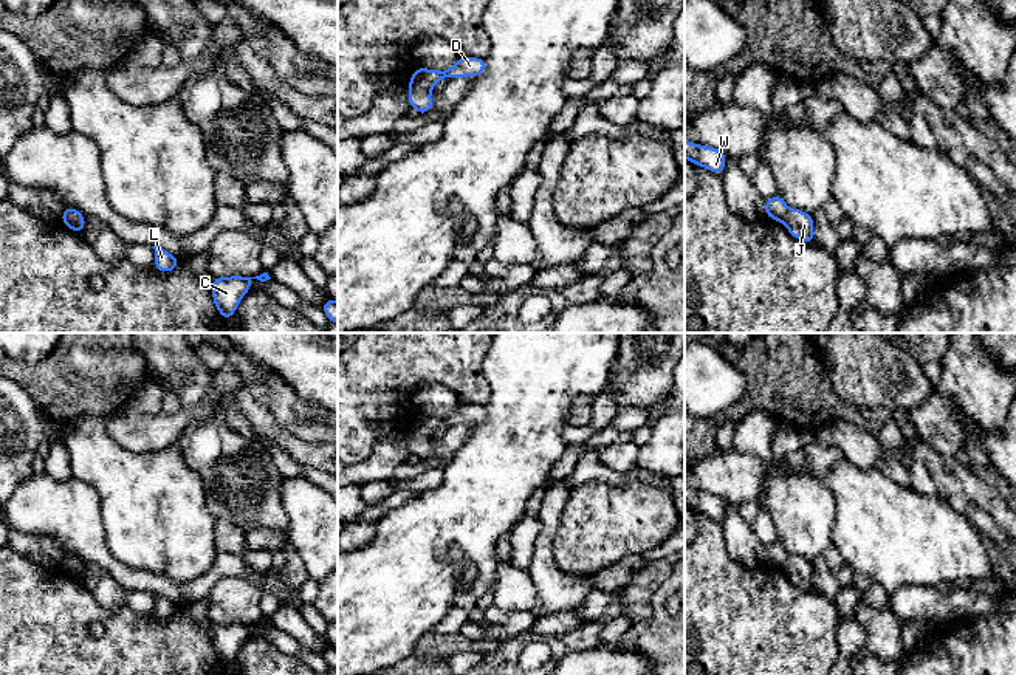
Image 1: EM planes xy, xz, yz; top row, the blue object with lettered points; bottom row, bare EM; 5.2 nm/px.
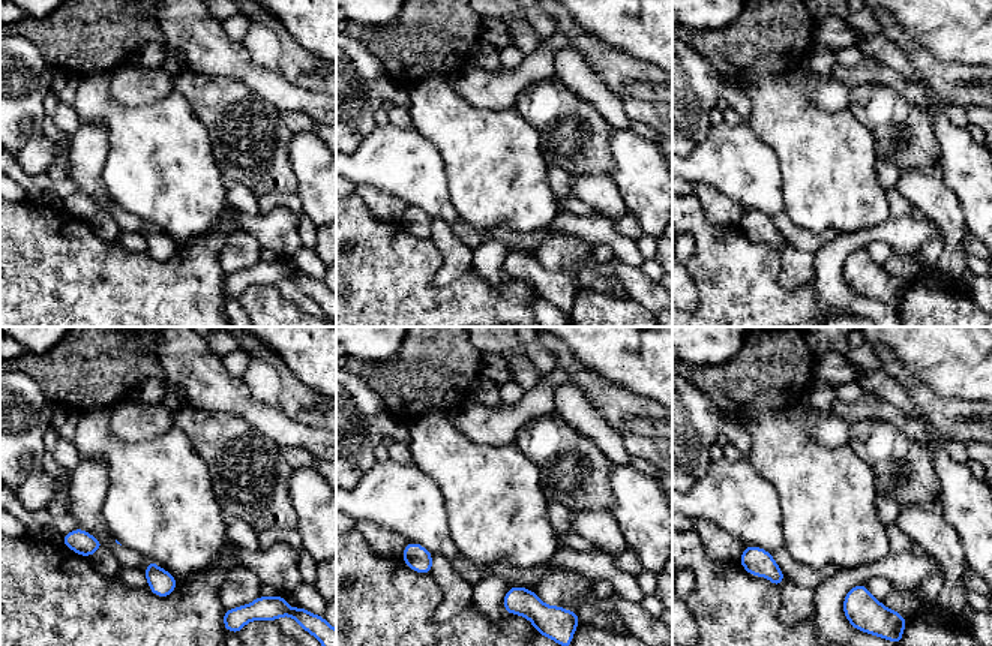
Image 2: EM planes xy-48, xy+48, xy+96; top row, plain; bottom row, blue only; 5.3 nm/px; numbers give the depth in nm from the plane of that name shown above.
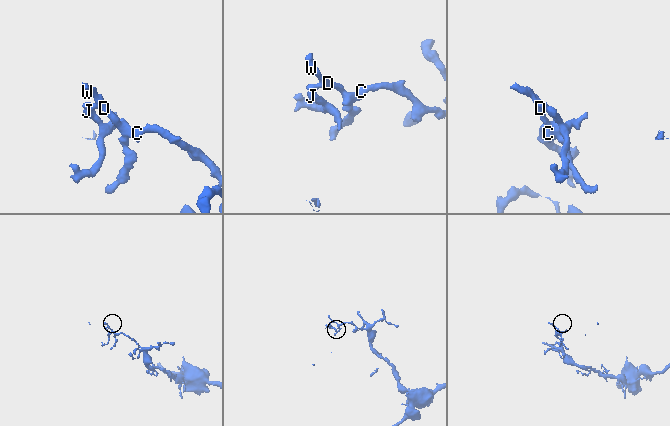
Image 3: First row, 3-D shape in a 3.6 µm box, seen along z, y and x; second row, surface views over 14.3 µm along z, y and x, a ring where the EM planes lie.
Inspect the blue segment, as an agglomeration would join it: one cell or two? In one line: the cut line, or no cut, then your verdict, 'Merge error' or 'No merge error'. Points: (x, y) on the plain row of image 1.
Split along xz (409, 432), (429, 437). Merge error

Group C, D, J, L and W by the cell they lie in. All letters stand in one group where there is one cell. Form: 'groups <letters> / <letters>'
groups C D L W / J

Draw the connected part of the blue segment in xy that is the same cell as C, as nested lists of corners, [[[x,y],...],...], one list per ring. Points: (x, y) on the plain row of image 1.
[[[263,619],[256,624],[231,622],[231,624],[214,624],[212,627],[212,647],[220,658],[223,667],[228,667],[235,661],[237,652],[242,644],[251,638],[251,627],[257,625],[266,629],[271,624]]]

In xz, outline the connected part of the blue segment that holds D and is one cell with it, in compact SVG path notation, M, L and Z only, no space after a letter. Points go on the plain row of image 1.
M462 403L449 416L427 416L417 415L410 423L409 433L432 437L435 430L443 426L455 426L462 423L474 424L486 416L485 406Z

